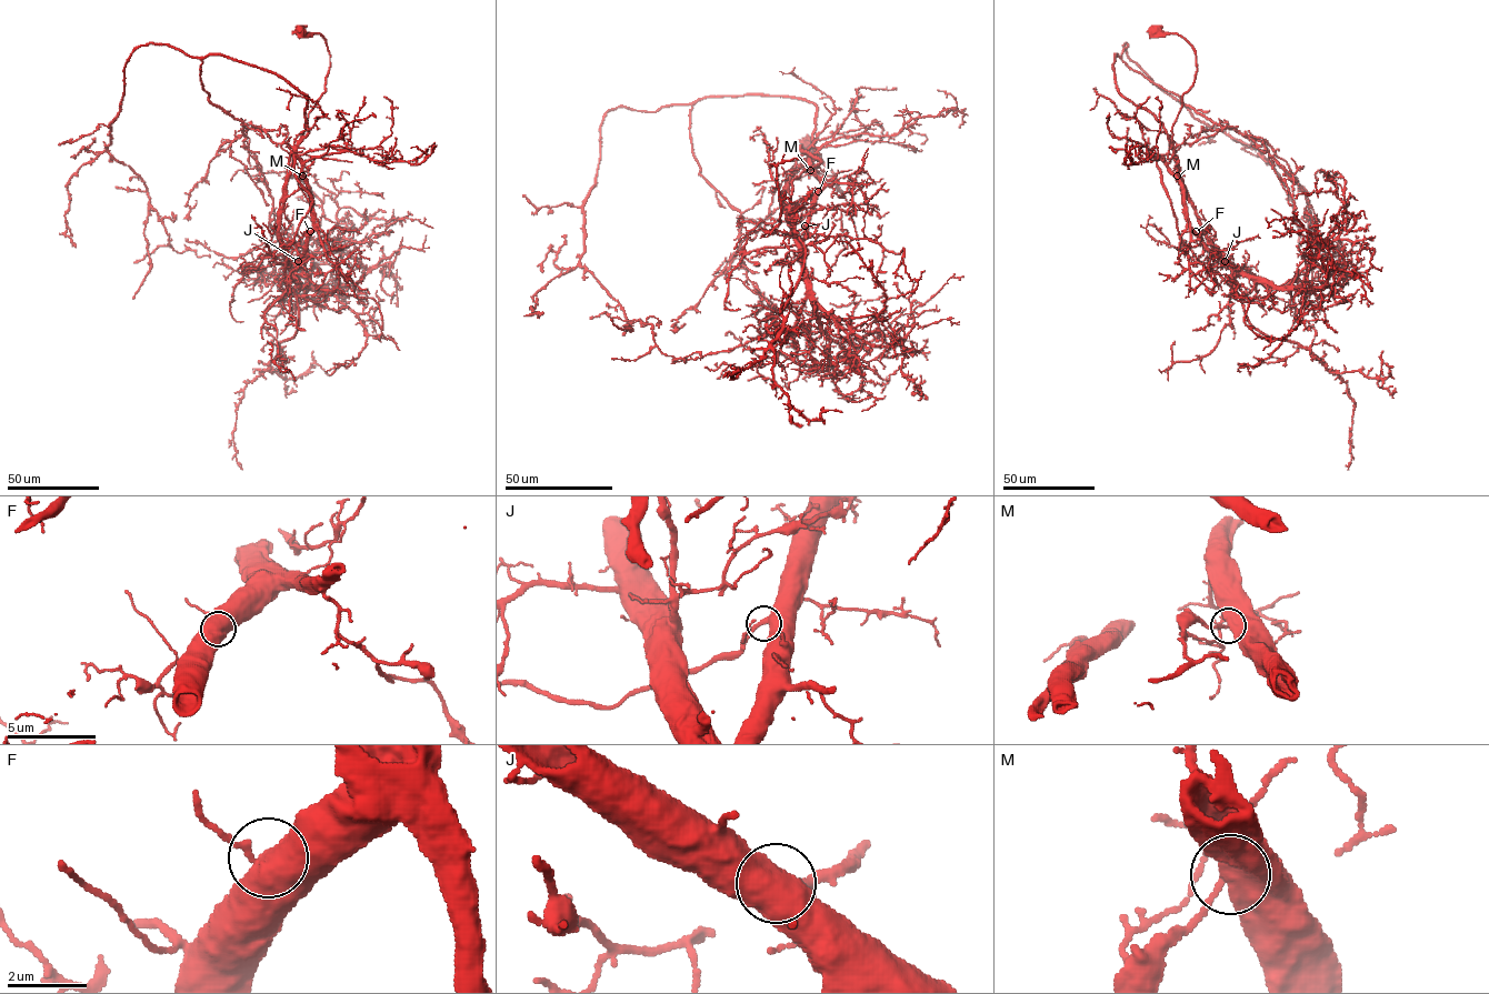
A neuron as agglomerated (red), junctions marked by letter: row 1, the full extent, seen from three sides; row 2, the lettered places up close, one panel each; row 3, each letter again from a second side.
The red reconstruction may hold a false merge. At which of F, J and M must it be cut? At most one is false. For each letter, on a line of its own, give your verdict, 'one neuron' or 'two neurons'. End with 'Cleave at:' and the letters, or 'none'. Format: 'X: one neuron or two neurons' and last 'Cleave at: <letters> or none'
F: one neuron
J: one neuron
M: two neurons
Cleave at: M

